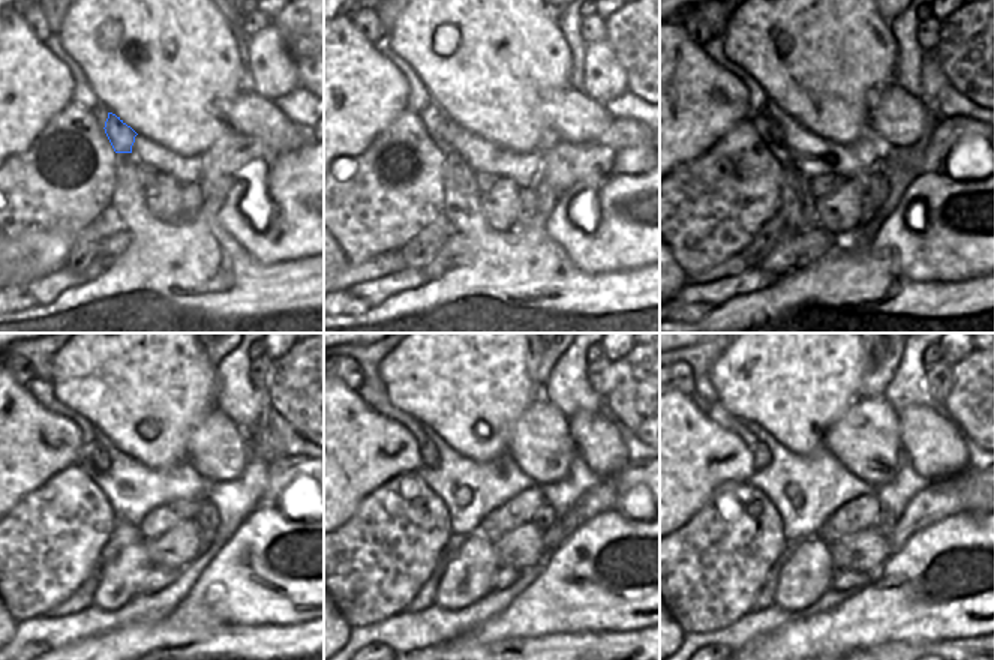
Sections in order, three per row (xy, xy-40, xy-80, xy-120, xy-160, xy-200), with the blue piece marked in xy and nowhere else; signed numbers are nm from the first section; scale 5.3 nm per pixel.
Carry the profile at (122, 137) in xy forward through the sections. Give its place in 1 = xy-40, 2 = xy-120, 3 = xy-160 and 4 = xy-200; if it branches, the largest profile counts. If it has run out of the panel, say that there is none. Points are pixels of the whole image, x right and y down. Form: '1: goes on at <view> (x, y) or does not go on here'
1: goes on at xy-40 (447, 126)
2: goes on at xy-120 (99, 458)
3: goes on at xy-160 (428, 453)
4: goes on at xy-200 (762, 456)

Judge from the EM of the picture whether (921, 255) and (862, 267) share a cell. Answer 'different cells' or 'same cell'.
different cells

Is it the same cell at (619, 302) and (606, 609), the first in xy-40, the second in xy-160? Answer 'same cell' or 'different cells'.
different cells

